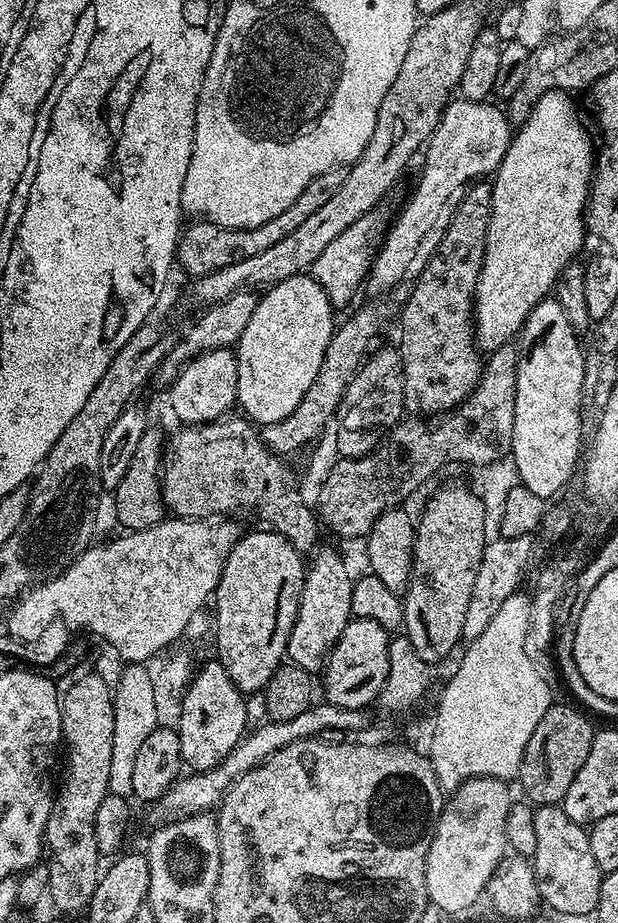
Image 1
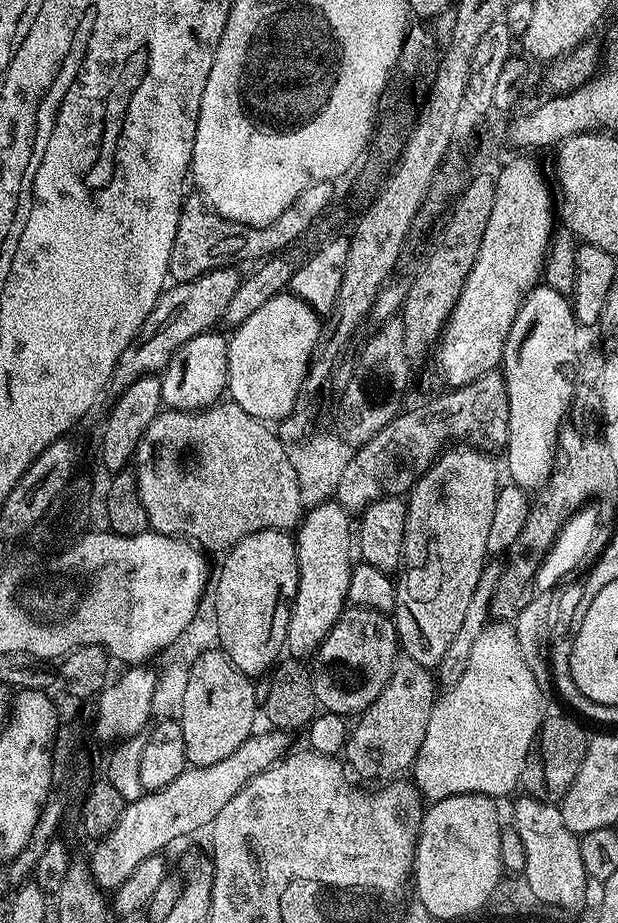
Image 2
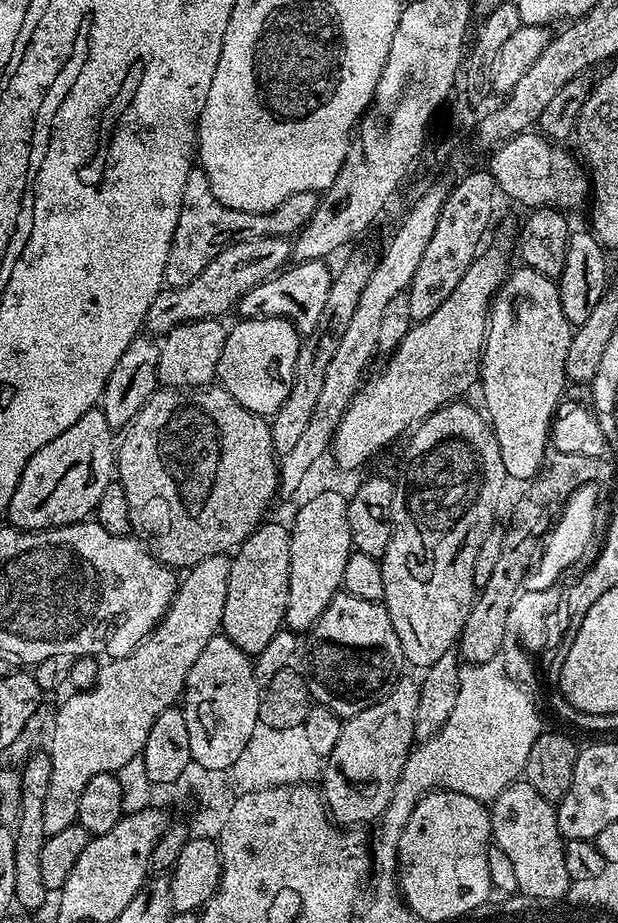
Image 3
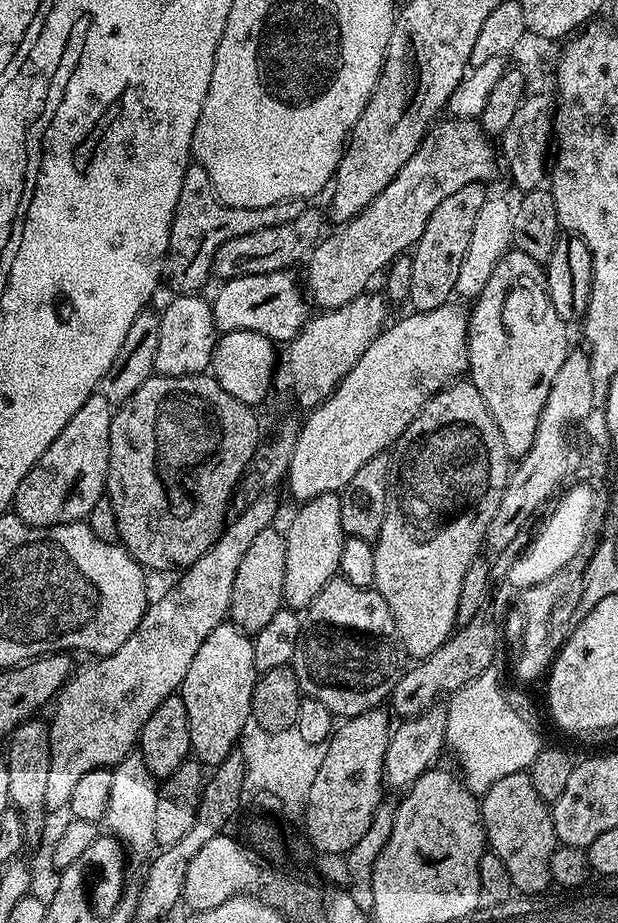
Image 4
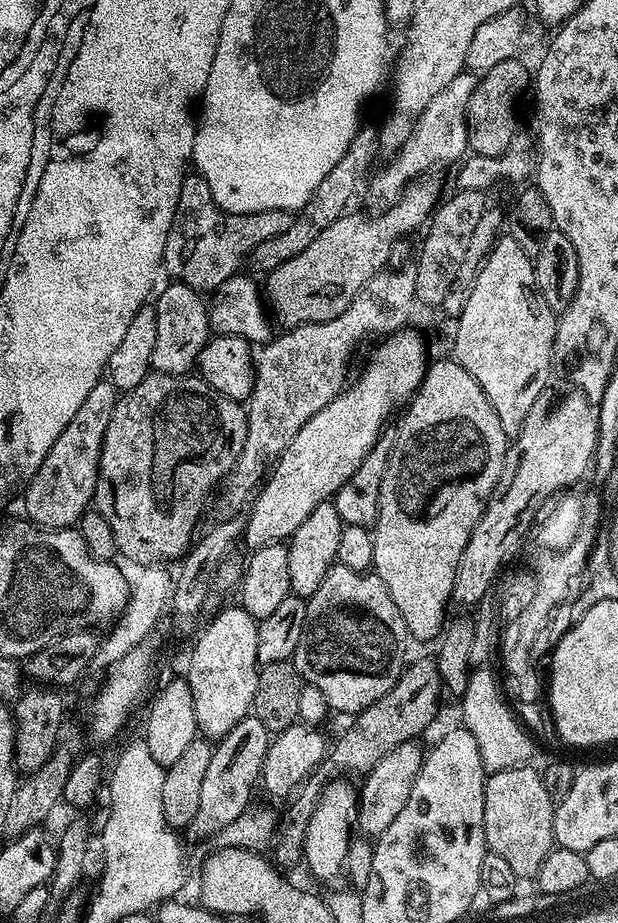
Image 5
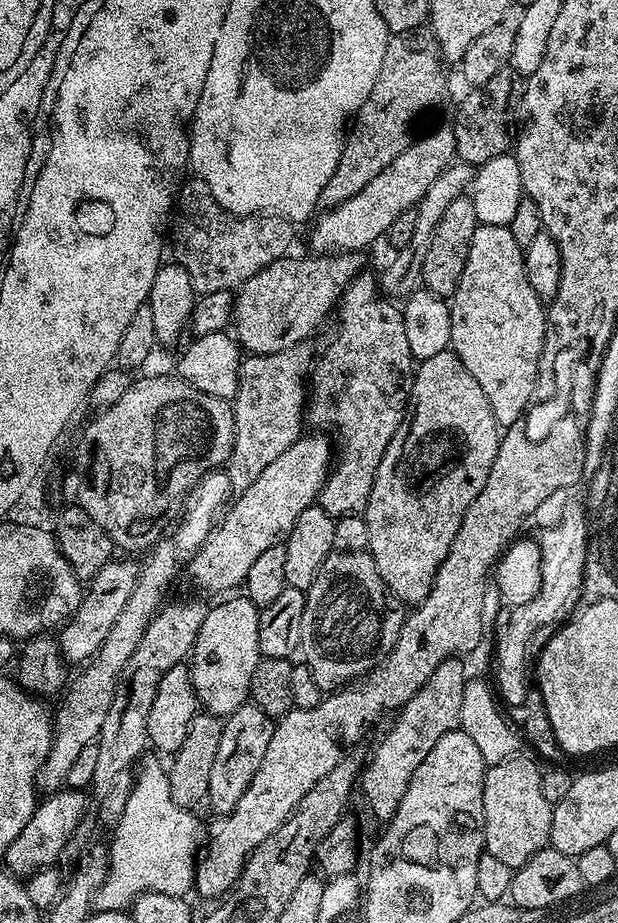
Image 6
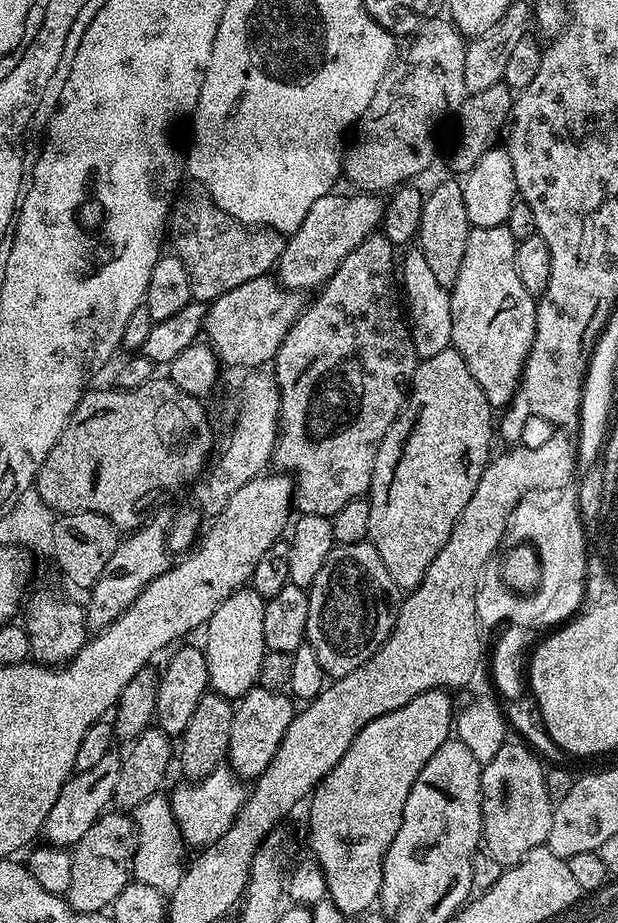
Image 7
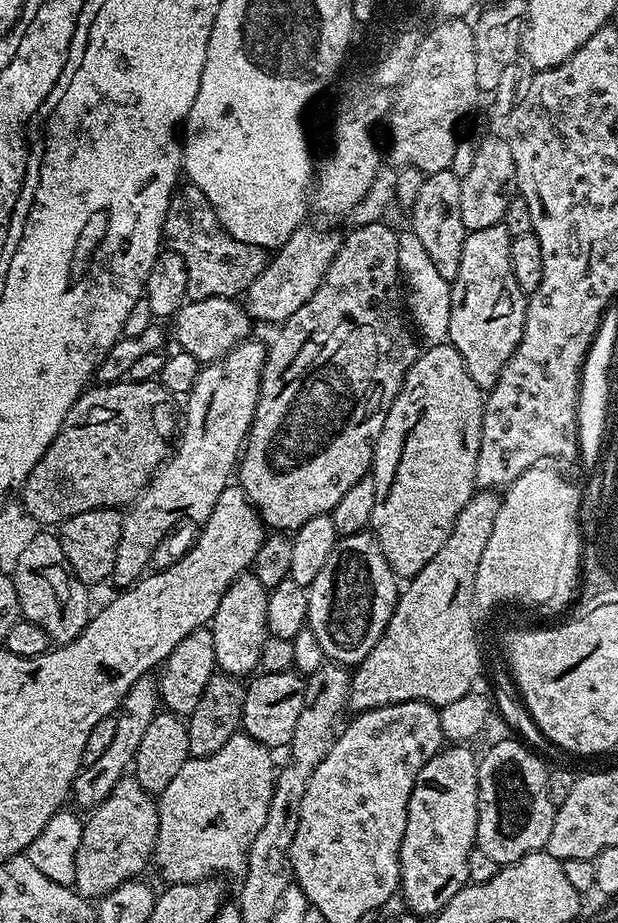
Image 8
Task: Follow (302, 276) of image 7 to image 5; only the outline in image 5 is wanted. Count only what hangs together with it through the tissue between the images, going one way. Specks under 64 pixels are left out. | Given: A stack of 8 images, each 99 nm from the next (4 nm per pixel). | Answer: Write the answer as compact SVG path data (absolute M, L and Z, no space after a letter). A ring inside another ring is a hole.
M465 70L459 72L439 94L434 94L434 98L430 98L430 106L426 106L426 110L422 110L422 114L416 119L410 138L399 152L389 159L392 161L384 170L376 177L375 175L371 177L373 180L368 188L368 196L374 203L380 204L376 206L387 206L395 202L413 180L427 177L431 173L428 172L431 168L436 168L439 164L448 164L451 160L455 162L464 160L469 151L466 114L477 83L477 73Z

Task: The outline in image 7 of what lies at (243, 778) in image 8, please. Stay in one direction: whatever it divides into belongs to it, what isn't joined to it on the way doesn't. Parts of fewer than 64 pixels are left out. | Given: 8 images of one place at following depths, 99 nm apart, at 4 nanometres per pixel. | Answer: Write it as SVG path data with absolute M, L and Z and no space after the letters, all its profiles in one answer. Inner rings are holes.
M221 766L215 768L206 778L181 783L181 788L170 792L172 813L181 841L185 845L193 844L193 849L203 850L218 838L222 838L226 830L230 830L232 823L240 815L240 807L246 799L246 788L240 784L243 784L241 777L237 776L231 767Z

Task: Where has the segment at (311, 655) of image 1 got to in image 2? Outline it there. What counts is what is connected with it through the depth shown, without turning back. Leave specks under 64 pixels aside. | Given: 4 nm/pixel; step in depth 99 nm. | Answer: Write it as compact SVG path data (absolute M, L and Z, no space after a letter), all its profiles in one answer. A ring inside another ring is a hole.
M331 498L309 507L295 529L298 586L296 597L290 601L292 613L286 630L286 648L293 657L311 657L348 604L350 574L354 563L353 545L351 548L344 541L354 536L353 521L351 524L348 520L351 520L350 513Z

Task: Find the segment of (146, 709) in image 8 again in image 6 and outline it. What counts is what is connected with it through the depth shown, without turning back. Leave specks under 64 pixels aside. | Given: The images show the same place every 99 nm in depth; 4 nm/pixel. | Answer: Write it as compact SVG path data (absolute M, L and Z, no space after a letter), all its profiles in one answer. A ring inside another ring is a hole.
M63 787L59 792L45 795L39 801L26 826L22 826L22 834L10 842L6 854L2 857L2 864L7 871L17 878L27 878L43 868L51 868L60 859L63 847L74 834L79 820L89 811L90 800L81 789Z

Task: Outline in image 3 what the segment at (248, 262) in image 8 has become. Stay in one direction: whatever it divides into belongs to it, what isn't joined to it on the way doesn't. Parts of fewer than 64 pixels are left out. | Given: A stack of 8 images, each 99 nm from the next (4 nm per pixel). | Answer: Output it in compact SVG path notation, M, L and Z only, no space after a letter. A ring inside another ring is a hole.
M193 166L190 174L186 174L186 187L182 190L182 210L178 214L178 226L174 230L170 254L166 258L165 285L169 288L181 288L186 286L186 282L194 282L194 278L198 278L198 274L206 270L208 263L233 238L253 240L263 236L295 237L297 232L304 229L306 222L314 218L314 210L318 210L320 198L321 193L302 190L302 194L290 194L286 202L269 212L239 212L220 204L203 168Z

